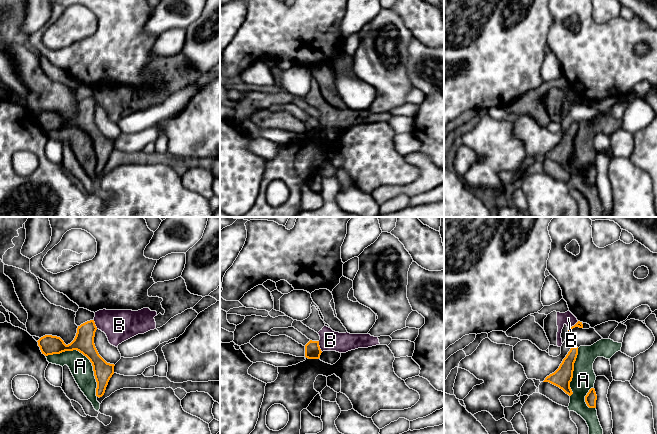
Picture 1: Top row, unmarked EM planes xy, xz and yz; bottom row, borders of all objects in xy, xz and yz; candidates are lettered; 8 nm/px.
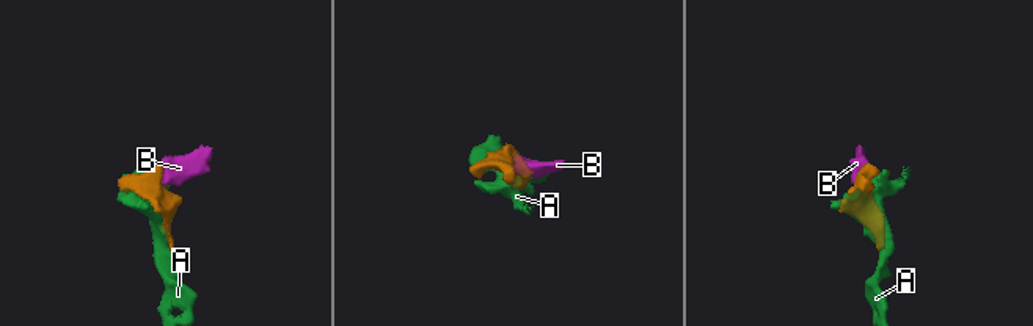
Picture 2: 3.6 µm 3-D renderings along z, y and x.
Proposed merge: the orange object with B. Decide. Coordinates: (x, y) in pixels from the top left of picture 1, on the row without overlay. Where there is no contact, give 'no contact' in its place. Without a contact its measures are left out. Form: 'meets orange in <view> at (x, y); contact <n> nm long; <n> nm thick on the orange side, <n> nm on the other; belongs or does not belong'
meets orange in xz at (319, 122); contact 90 nm long; 130 nm thick on the orange side, 160 nm on the other; does not belong

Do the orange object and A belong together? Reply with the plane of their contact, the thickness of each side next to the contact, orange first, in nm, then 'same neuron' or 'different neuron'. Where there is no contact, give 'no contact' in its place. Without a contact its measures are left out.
meets orange in xy; 160 nm thick on the orange side, 180 nm on the other; different neuron

